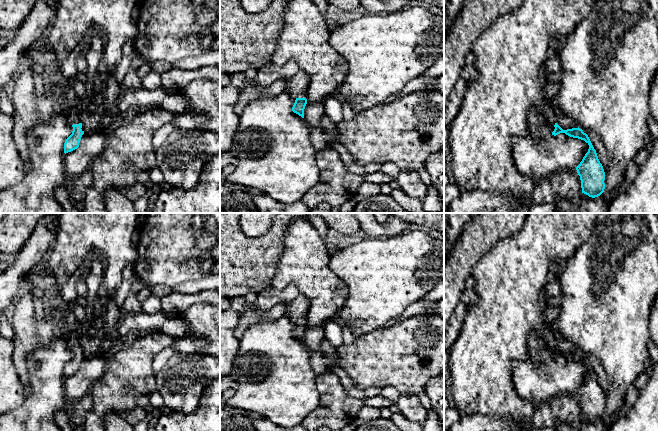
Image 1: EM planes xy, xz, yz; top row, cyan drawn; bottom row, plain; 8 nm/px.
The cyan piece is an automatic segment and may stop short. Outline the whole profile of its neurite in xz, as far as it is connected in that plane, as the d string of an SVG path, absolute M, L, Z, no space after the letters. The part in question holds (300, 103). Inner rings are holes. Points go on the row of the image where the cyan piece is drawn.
M299 70L293 77L288 79L286 91L295 98L292 111L304 118L304 109L307 104L305 98L308 92L310 76L302 70Z

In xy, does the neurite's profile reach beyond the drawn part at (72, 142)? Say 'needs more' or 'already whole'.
needs more

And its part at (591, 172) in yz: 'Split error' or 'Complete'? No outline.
Split error

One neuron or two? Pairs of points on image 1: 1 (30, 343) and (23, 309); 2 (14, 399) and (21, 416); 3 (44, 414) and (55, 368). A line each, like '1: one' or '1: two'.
1: one
2: two
3: one

